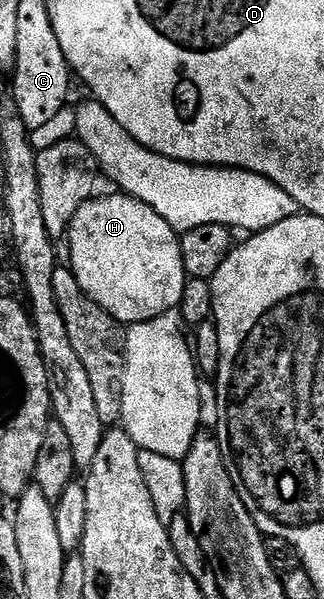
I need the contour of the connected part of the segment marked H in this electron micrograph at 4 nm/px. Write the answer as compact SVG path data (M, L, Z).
M112 192L106 198L94 196L88 202L83 204L83 208L79 208L79 212L75 212L75 216L69 225L69 233L67 235L67 243L69 242L69 262L73 274L79 280L79 288L83 288L83 292L89 299L99 308L103 308L114 320L122 324L132 324L134 322L149 321L155 317L161 317L168 310L176 310L181 305L181 297L183 296L184 286L187 281L187 275L183 268L183 254L181 252L181 239L178 231L171 228L171 224L167 224L167 220L163 220L163 216L159 216L159 212L155 212L155 208L147 208L147 204L143 204L139 200L135 200L129 194L120 192Z

